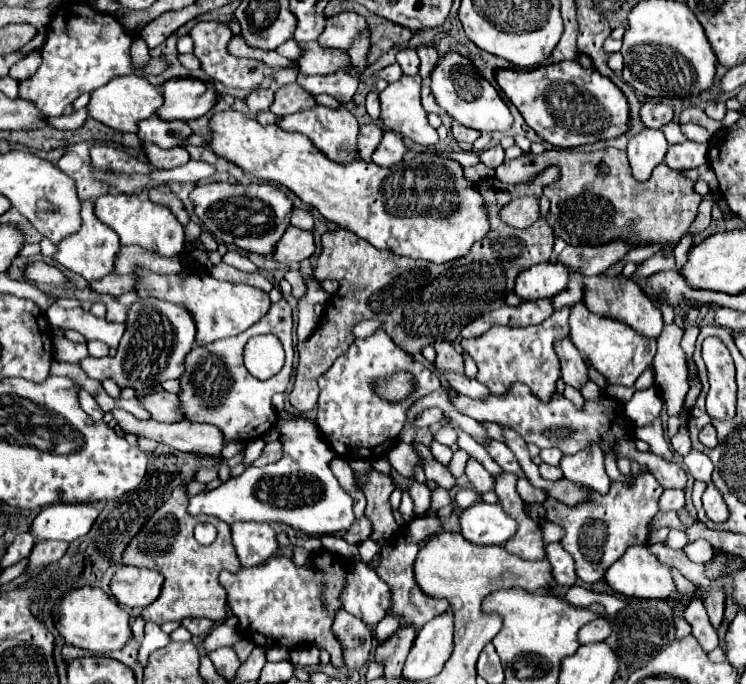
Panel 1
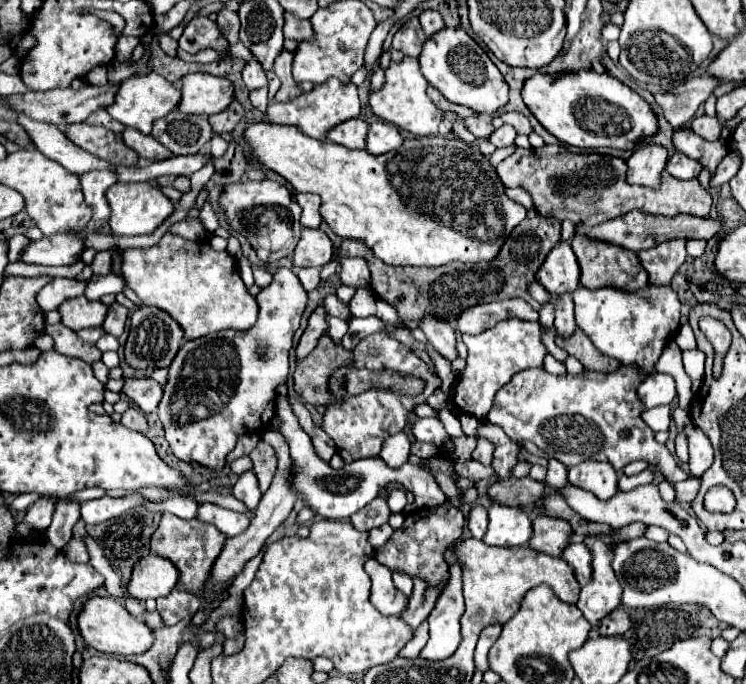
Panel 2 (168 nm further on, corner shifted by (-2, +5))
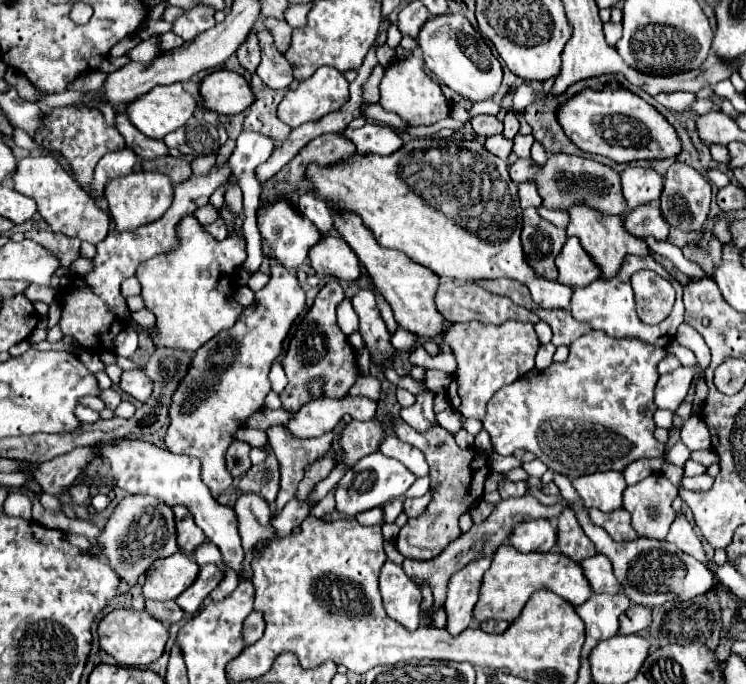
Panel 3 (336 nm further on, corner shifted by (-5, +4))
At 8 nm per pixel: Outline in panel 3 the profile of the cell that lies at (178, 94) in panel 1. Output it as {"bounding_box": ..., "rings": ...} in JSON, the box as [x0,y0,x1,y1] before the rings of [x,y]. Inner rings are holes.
{"bounding_box":[199,70,255,116],"rings":[[[217,70],[207,74],[199,84],[199,96],[205,110],[227,116],[243,112],[255,100],[247,80],[229,70]]]}

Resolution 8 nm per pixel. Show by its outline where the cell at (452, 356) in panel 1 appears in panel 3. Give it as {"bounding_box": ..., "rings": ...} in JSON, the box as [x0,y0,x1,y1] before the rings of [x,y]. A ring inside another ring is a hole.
{"bounding_box":[333,212,445,340],"rings":[[[333,212],[333,220],[335,220],[335,228],[341,234],[341,238],[345,242],[349,242],[349,246],[355,250],[363,268],[367,270],[367,274],[373,278],[375,286],[383,292],[385,300],[393,308],[397,324],[403,326],[405,330],[411,330],[411,332],[423,336],[423,338],[435,340],[435,338],[443,336],[445,318],[441,316],[441,312],[435,306],[435,292],[439,286],[439,278],[429,268],[423,268],[421,264],[415,264],[413,260],[409,260],[403,252],[381,248],[375,242],[373,234],[363,226],[361,218],[357,218],[353,214]]]}

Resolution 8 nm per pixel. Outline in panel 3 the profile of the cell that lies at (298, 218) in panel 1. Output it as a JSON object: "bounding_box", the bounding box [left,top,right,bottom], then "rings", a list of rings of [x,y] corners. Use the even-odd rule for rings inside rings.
{"bounding_box":[297,192,333,234],"rings":[[[305,192],[299,196],[299,204],[297,204],[299,212],[303,216],[307,216],[315,228],[321,232],[321,234],[329,234],[333,230],[333,216],[331,216],[331,210],[327,206],[327,202],[323,198],[319,198],[317,194],[313,192]]]}

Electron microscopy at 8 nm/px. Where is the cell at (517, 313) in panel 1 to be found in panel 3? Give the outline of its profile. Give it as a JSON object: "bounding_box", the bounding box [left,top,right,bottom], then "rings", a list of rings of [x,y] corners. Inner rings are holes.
{"bounding_box":[435,278,539,324],"rings":[[[441,278],[439,290],[437,290],[437,300],[435,300],[439,312],[443,312],[447,322],[469,322],[469,320],[477,320],[477,322],[485,322],[485,324],[503,324],[507,320],[519,320],[519,322],[531,322],[537,324],[539,316],[533,314],[527,308],[521,308],[517,304],[513,304],[509,298],[505,296],[497,296],[497,294],[489,294],[483,288],[475,286],[475,284],[461,284],[459,280],[449,280],[449,278]]]}

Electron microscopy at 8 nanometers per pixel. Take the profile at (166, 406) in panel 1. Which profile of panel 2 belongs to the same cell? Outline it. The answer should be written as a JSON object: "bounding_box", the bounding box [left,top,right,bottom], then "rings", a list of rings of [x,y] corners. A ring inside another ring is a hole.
{"bounding_box":[122,377,162,413],"rings":[[[124,377],[122,393],[126,393],[142,411],[152,413],[162,399],[162,385],[150,377]]]}

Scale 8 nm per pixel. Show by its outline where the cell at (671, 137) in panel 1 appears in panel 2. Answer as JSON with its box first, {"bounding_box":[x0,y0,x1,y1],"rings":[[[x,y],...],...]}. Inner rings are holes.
{"bounding_box":[674,129,726,175],"rings":[[[676,129],[674,131],[674,145],[678,151],[688,155],[690,159],[696,159],[702,165],[702,169],[706,169],[710,175],[714,175],[718,163],[726,155],[724,143],[704,141],[696,133],[692,133],[690,129]]]}

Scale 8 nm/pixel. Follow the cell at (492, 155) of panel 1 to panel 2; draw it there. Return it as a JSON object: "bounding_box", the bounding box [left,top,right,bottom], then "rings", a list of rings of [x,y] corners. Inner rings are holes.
{"bounding_box":[490,123,516,147],"rings":[[[504,123],[502,127],[498,127],[498,129],[490,135],[490,143],[494,143],[496,147],[508,147],[508,145],[514,143],[514,139],[516,139],[516,131],[514,131],[514,127],[508,125],[508,123]]]}

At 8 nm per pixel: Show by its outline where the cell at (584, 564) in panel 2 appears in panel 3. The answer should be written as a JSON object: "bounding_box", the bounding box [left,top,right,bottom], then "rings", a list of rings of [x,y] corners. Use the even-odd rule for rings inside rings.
{"bounding_box":[579,554,621,594],"rings":[[[595,554],[589,560],[581,560],[579,564],[581,564],[583,574],[589,580],[593,592],[607,592],[607,594],[621,592],[619,582],[611,572],[611,562],[607,556]]]}

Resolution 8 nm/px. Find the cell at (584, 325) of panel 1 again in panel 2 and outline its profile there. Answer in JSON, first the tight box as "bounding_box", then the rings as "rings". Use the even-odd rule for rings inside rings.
{"bounding_box":[572,283,680,373],"rings":[[[648,283],[644,291],[638,289],[634,293],[616,287],[586,289],[580,285],[572,297],[576,325],[590,337],[598,351],[620,363],[638,363],[646,373],[652,373],[662,349],[676,339],[680,327],[680,299],[670,285]]]}

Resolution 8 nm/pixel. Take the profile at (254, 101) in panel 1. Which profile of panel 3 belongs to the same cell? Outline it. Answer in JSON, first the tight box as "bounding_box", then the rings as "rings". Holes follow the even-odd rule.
{"bounding_box":[237,30,261,74],"rings":[[[251,30],[245,44],[241,44],[241,48],[237,50],[237,58],[239,58],[239,64],[249,74],[253,74],[257,70],[257,64],[261,62],[261,52],[259,52],[259,42],[257,42],[257,36],[255,36],[255,30]]]}

